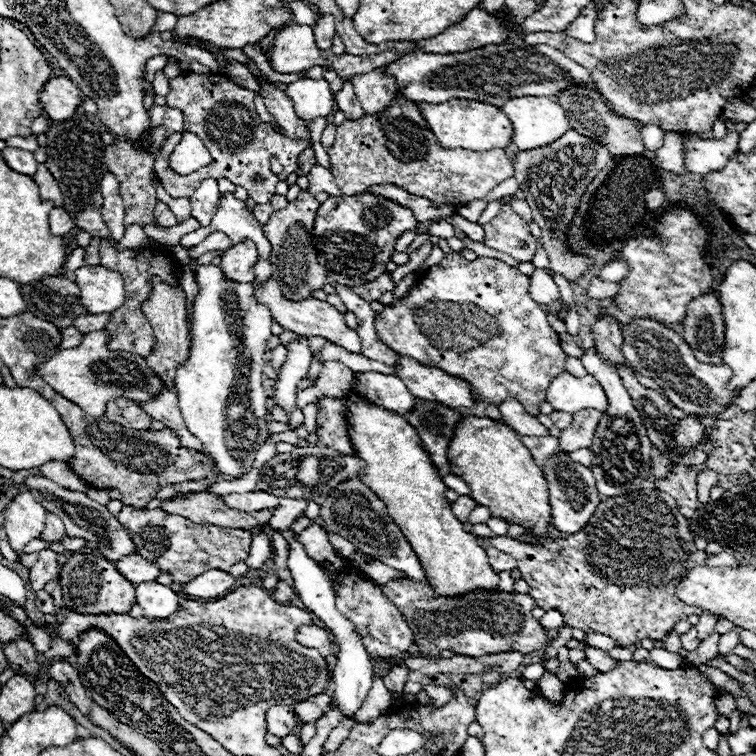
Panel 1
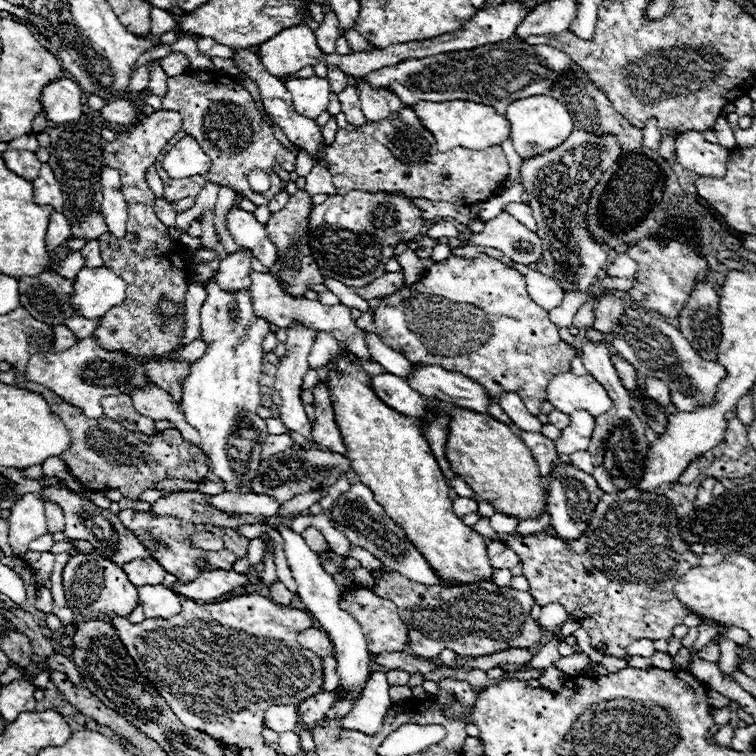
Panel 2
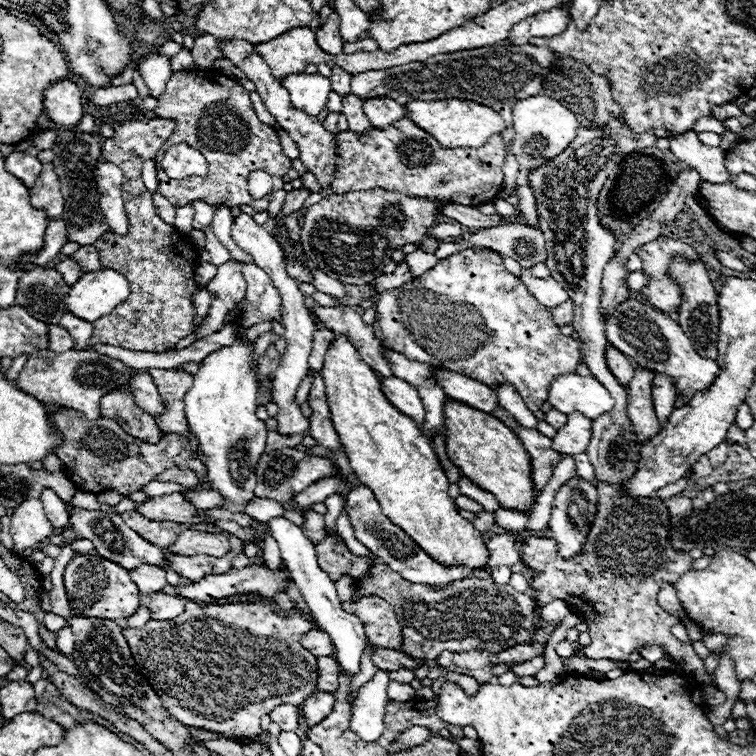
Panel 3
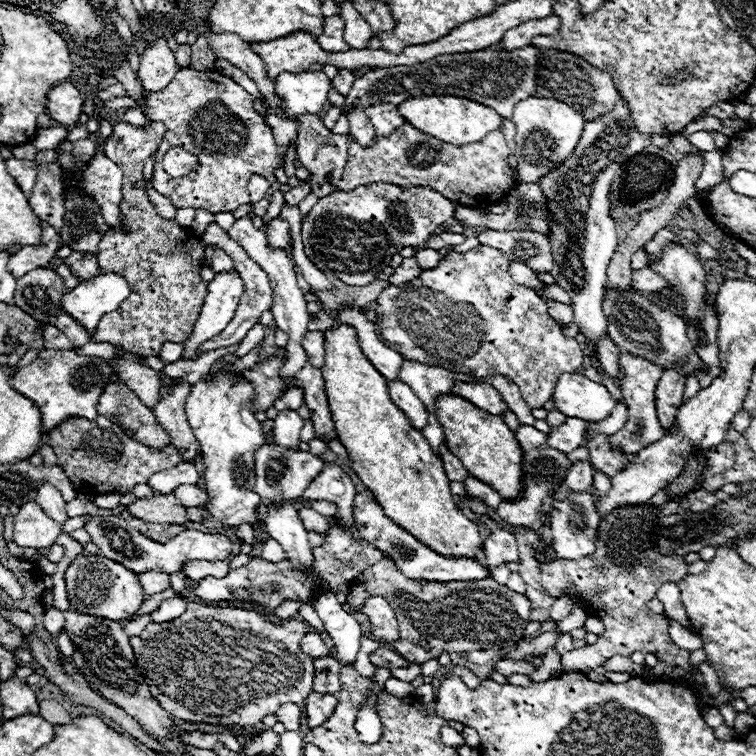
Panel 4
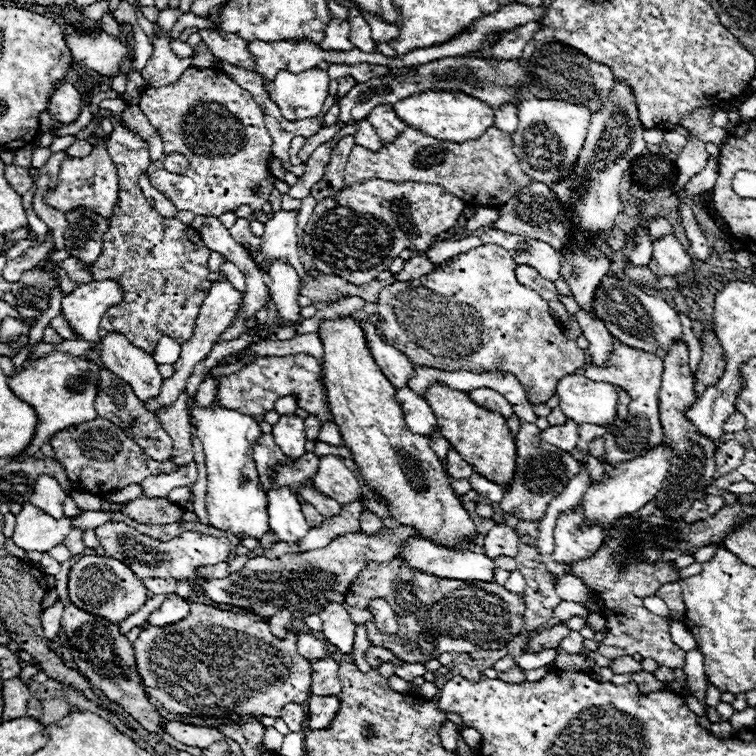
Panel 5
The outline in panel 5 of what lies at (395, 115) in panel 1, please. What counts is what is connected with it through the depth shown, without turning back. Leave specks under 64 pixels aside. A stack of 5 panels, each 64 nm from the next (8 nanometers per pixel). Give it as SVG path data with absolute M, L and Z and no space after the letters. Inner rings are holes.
M406 126L406 130L394 142L384 144L380 152L354 146L344 170L344 186L366 182L370 178L388 182L426 182L440 184L446 192L458 194L470 206L496 206L506 202L508 196L514 196L518 190L532 184L532 178L520 168L520 160L512 152L510 142L512 136L494 126L480 138L462 144L442 142Z

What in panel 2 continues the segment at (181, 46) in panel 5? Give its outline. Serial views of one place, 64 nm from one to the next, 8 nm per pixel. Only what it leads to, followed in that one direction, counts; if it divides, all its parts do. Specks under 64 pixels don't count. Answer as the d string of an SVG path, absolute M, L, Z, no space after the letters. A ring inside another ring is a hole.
M171 53L165 58L160 60L160 64L168 76L172 74L182 74L190 68L190 62L188 58L182 53Z

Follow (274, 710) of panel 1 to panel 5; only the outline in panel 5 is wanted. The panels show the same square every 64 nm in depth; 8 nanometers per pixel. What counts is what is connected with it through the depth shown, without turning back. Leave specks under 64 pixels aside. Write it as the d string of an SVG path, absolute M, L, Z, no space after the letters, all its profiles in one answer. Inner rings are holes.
M286 704L280 718L286 722L290 732L300 732L304 726L304 720L306 720L306 712L298 704Z

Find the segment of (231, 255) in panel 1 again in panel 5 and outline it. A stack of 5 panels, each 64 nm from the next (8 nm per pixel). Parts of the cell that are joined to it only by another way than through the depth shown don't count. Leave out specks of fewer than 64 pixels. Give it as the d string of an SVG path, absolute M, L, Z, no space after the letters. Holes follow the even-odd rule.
M212 282L210 294L206 296L204 304L202 304L202 310L200 310L200 316L198 316L198 322L196 322L194 334L192 334L192 338L190 338L190 340L186 340L186 342L182 344L180 358L178 358L178 360L176 360L176 364L174 364L174 370L176 370L176 372L174 372L174 376L172 376L172 378L166 378L166 380L162 382L160 394L158 394L156 398L150 398L150 400L146 400L146 402L144 402L146 410L150 410L152 414L158 414L158 410L160 410L160 408L172 406L172 404L178 400L180 392L184 392L184 390L186 390L186 382L188 382L188 378L192 376L194 366L196 366L198 362L202 362L202 360L210 354L210 350L212 350L212 346L216 344L218 336L220 336L220 334L230 326L230 322L234 320L234 316L236 316L236 312L238 312L240 302L242 302L242 294L240 294L238 290L234 290L234 288L230 286L230 282Z

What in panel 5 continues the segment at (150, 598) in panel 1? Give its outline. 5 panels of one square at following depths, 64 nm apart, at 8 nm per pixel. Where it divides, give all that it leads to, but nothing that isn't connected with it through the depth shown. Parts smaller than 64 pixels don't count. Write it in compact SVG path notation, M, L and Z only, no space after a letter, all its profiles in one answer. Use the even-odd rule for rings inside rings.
M174 596L174 598L166 598L162 602L162 606L156 608L150 614L148 622L154 626L168 626L168 624L184 620L188 614L190 614L190 604L186 600L182 600L180 596Z

